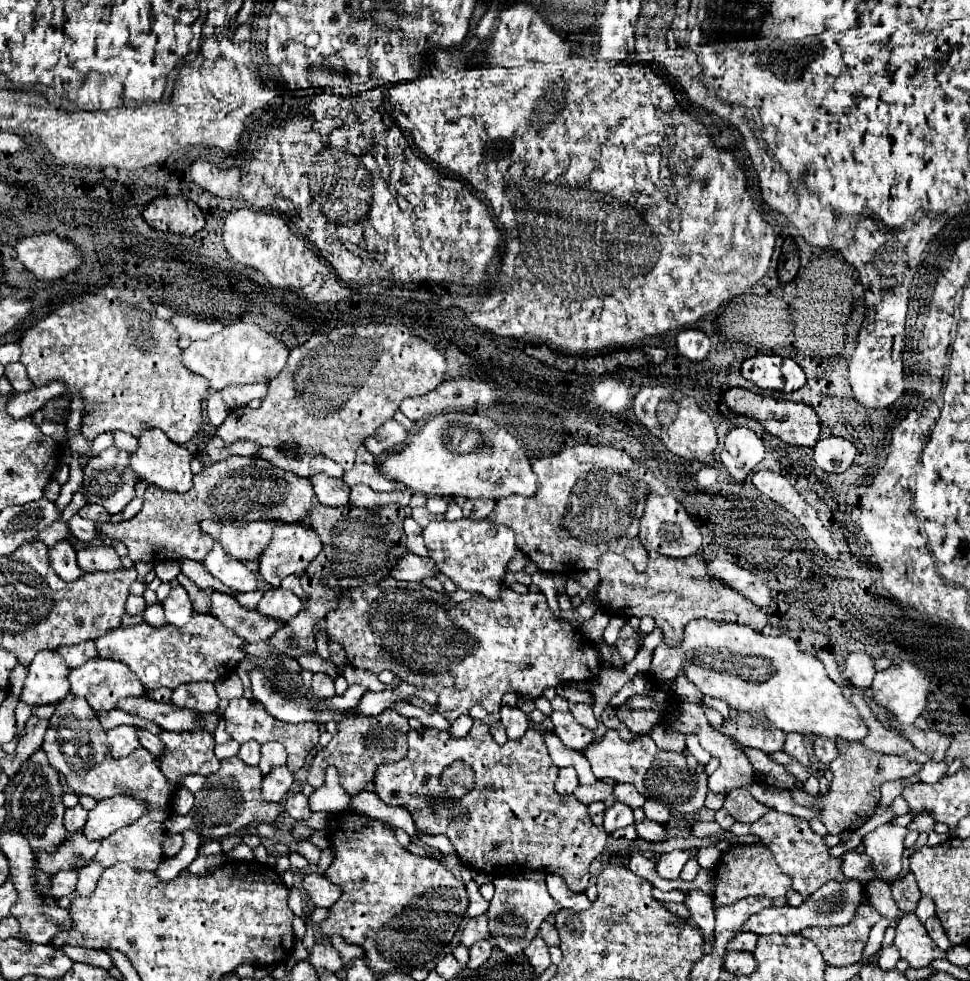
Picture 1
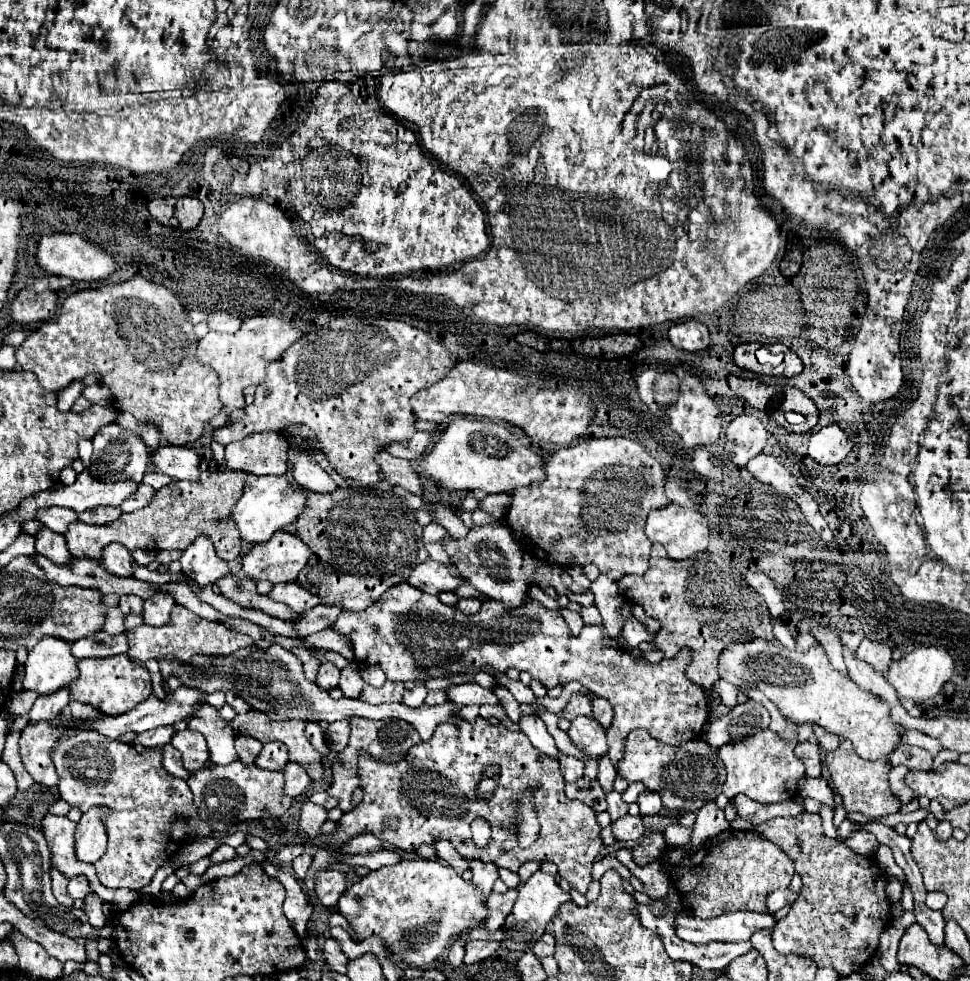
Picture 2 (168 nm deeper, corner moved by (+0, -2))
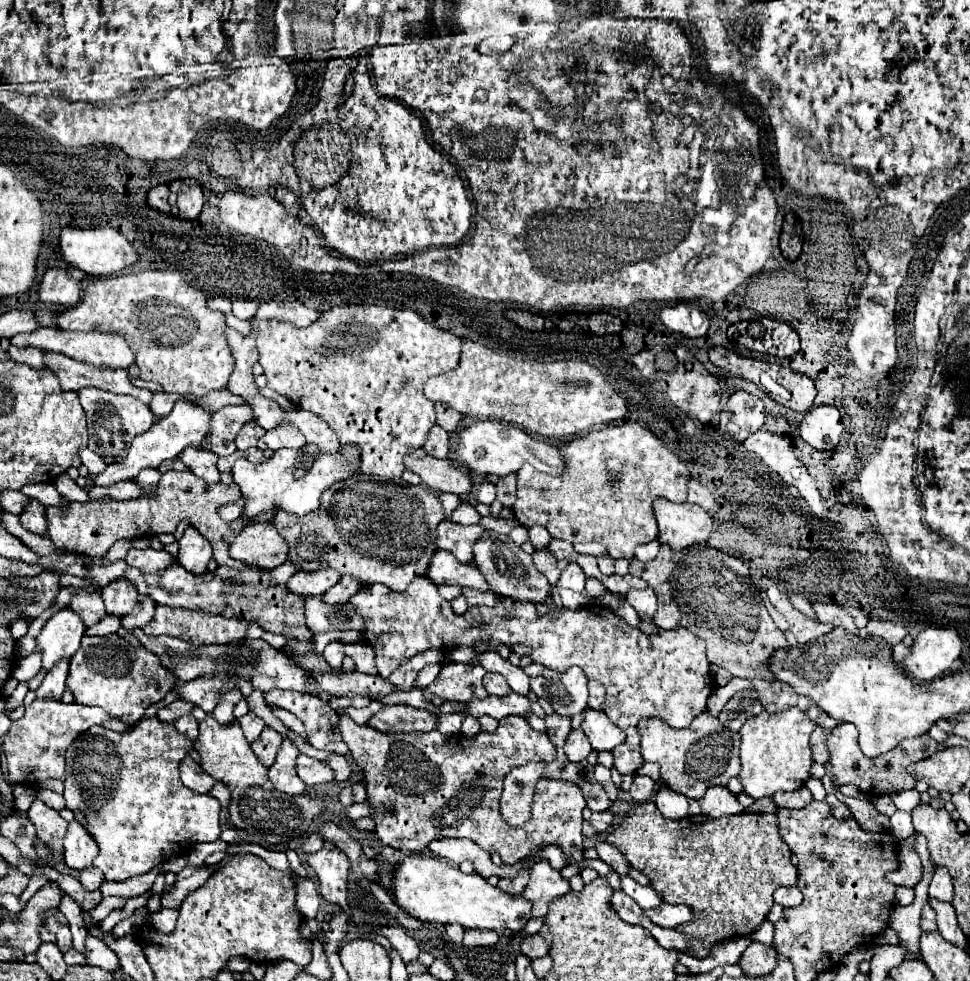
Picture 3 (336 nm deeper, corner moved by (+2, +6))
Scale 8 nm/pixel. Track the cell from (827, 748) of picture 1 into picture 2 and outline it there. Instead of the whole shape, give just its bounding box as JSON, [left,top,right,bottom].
[814,725,840,751]

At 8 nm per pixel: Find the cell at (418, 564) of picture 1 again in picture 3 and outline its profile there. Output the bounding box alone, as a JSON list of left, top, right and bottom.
[426,551,488,591]

